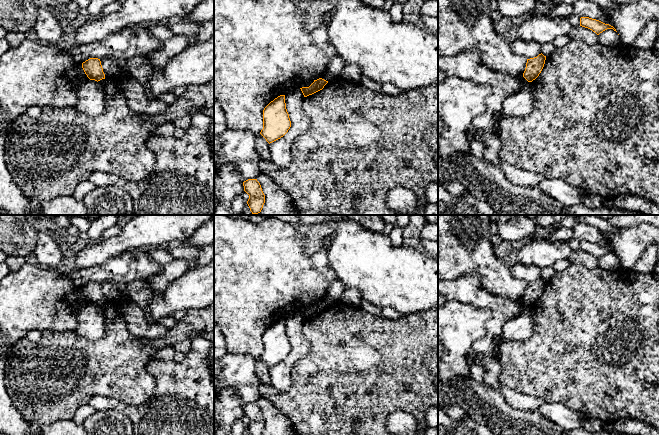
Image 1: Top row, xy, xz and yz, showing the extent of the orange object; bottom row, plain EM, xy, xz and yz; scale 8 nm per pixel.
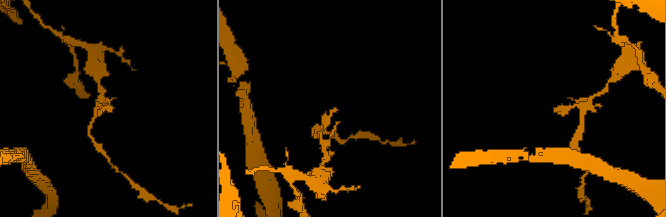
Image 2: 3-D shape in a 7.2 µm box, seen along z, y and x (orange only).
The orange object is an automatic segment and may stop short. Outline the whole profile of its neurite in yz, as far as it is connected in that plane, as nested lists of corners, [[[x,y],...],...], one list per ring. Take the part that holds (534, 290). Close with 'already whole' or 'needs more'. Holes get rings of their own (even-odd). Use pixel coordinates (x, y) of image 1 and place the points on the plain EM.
[[[542,277],[539,278],[537,281],[527,283],[523,301],[528,306],[532,306],[533,304],[535,304],[541,297],[545,288],[545,284],[546,280],[544,280]]]; already whole

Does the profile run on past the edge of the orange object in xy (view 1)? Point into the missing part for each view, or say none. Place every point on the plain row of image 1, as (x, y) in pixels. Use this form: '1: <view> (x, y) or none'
1: none

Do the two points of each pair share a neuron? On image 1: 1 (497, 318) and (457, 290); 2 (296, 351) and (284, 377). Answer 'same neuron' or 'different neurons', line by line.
1: same neuron
2: same neuron

